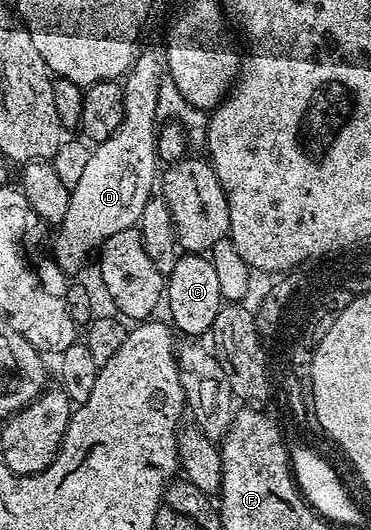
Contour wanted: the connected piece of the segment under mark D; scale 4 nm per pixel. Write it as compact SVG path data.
M145 46L135 56L123 82L124 120L120 129L108 140L93 146L80 180L71 188L68 212L57 224L57 233L50 243L51 256L63 274L78 272L92 251L99 250L108 237L137 226L144 207L153 198L152 189L155 190L160 167L156 150L159 85L166 74L163 46Z

